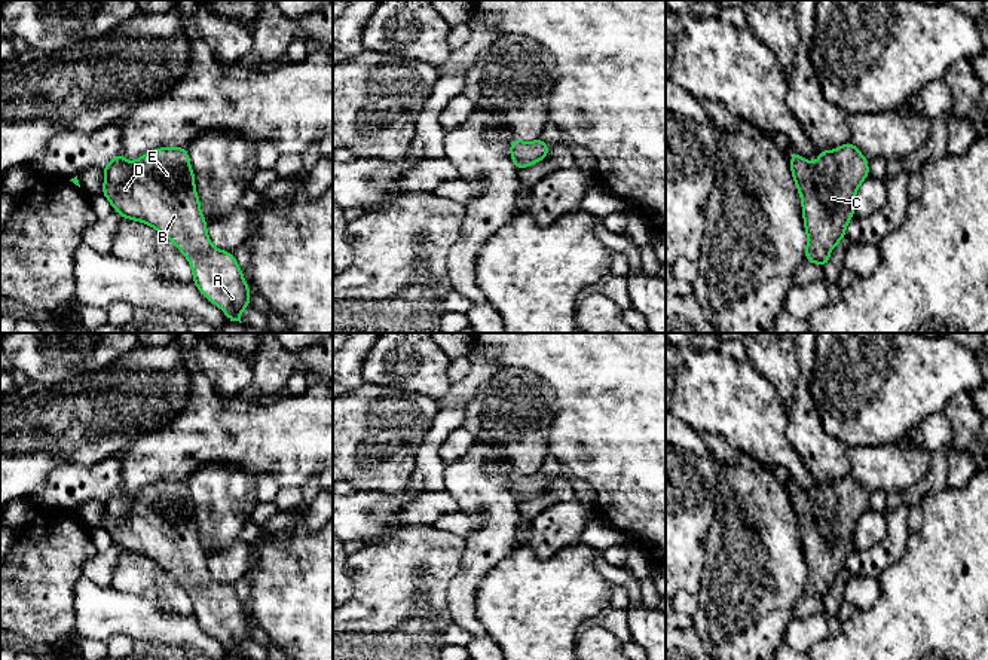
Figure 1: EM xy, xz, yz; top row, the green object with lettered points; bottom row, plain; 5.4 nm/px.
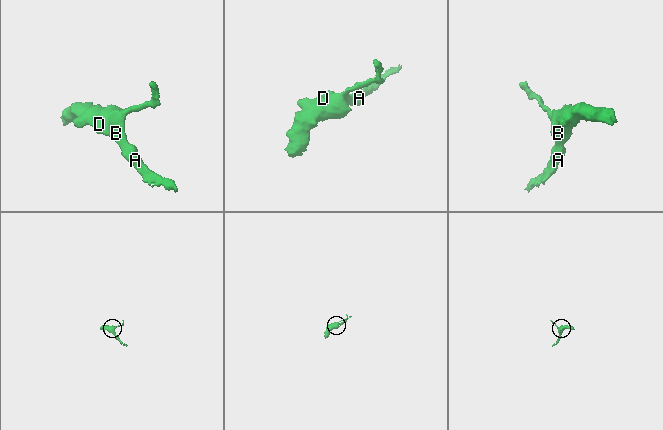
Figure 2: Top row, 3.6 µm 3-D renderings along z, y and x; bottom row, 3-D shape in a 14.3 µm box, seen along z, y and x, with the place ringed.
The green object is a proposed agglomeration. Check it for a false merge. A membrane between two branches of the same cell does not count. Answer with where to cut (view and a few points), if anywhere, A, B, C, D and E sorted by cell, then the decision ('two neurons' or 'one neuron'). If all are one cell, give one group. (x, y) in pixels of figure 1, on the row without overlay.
no cut; A B C D E; one neuron

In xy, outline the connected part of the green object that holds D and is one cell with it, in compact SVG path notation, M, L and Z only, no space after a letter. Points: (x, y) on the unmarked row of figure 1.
M184 480L152 483L134 496L119 486L104 501L103 526L123 551L143 554L168 569L184 587L193 602L198 623L230 654L241 654L241 644L250 639L250 621L232 586L217 583L207 566L207 553L201 547L195 508Z

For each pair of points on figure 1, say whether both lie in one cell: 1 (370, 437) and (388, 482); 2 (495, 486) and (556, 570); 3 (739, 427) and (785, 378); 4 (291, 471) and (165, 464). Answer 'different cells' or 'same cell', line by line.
1: same cell
2: different cells
3: different cells
4: same cell

